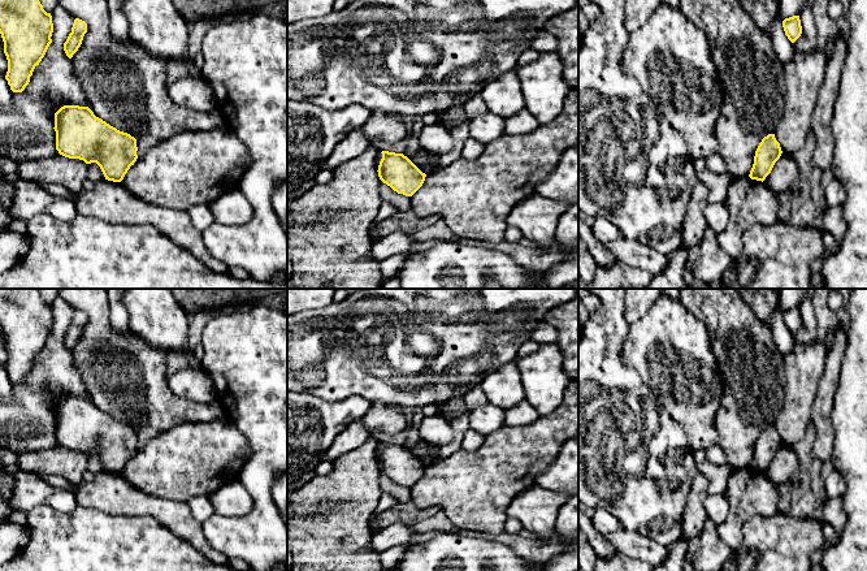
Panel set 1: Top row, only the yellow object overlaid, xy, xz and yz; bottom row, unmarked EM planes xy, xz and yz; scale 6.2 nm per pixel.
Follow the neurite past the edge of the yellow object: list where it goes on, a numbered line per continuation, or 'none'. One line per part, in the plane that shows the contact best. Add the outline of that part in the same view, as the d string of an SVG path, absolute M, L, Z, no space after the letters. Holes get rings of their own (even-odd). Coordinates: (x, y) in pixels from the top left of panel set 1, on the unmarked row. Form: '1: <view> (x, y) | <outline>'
none

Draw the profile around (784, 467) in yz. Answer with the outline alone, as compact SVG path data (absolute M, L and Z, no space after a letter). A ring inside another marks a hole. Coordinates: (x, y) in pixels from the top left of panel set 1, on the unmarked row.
M781 445L763 475L780 486L786 481L793 483L798 472L799 464L792 446Z

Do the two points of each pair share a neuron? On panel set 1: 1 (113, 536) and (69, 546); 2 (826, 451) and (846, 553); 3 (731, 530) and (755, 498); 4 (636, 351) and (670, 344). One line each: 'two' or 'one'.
1: one
2: two
3: one
4: one

